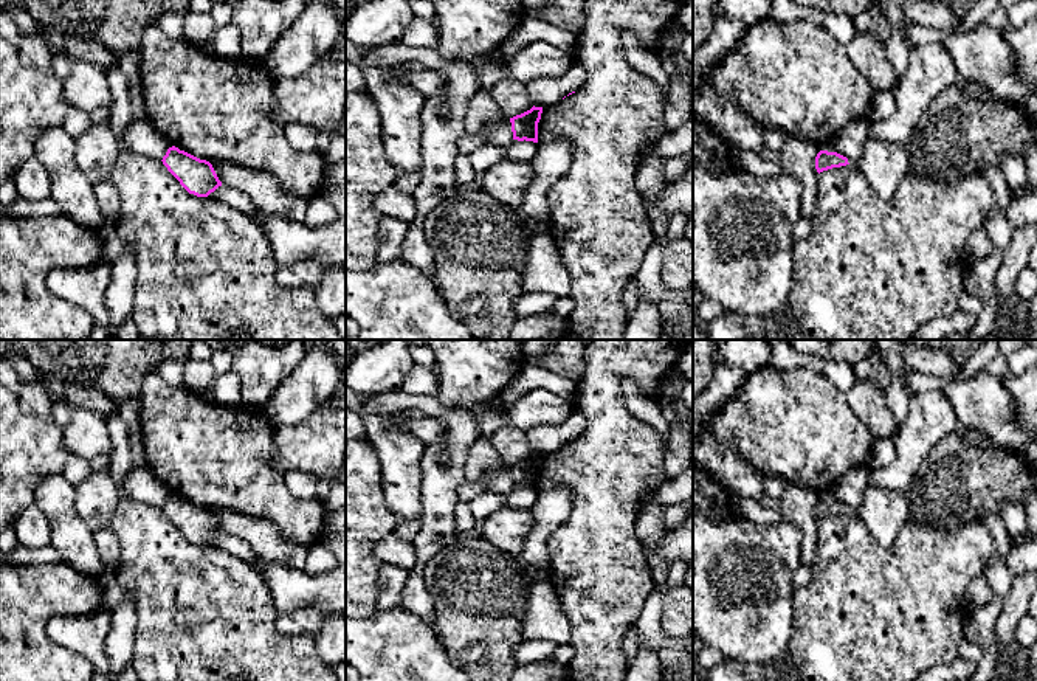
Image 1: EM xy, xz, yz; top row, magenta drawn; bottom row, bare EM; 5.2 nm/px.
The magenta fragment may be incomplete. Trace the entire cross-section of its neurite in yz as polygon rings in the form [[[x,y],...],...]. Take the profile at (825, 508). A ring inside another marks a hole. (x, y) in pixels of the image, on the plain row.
[[[820,498],[815,504],[815,517],[818,521],[846,512],[849,512],[848,506],[837,500]]]

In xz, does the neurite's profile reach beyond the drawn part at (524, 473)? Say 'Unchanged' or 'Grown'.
Unchanged

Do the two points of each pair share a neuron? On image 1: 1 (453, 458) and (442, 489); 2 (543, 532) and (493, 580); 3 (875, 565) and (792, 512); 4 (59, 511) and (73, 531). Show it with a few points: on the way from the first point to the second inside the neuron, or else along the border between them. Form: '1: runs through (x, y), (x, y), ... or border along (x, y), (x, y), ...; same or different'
1: runs through (451, 466), (442, 477), (442, 481); same
2: border along (518, 556), (527, 565); different
3: border along (819, 521), (819, 548), (813, 563); different
4: runs through (62, 515), (68, 526); same

